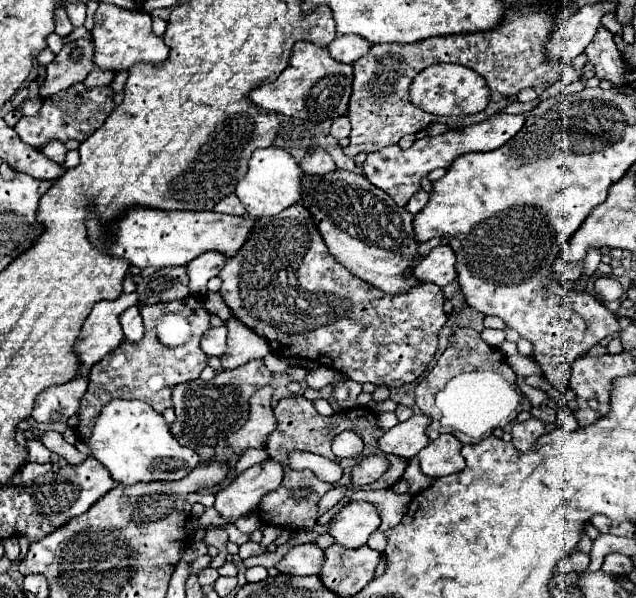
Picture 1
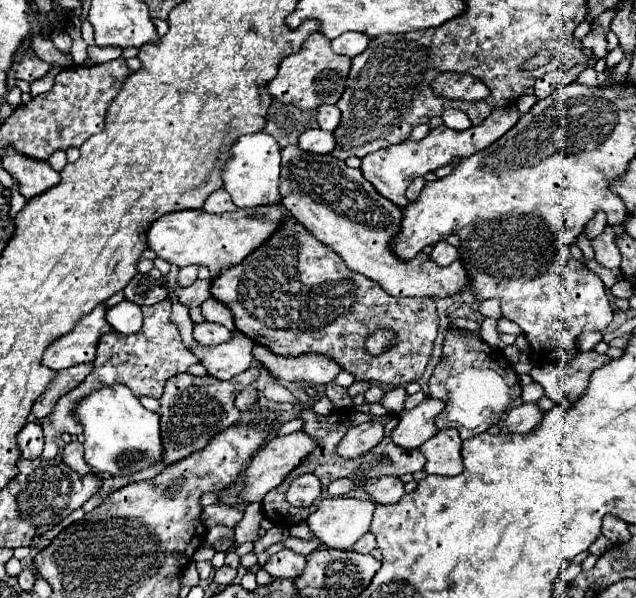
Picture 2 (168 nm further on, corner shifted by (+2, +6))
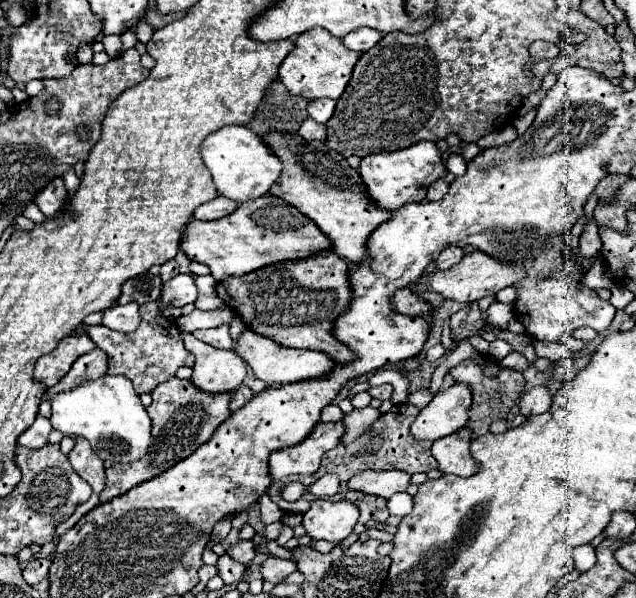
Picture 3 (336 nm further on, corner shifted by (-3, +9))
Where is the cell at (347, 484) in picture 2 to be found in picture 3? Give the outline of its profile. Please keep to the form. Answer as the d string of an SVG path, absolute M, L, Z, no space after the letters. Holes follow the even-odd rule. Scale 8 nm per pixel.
M390 470L390 472L360 472L356 474L356 478L352 478L348 482L348 488L352 490L360 490L360 492L368 492L380 498L390 500L394 494L398 492L406 492L410 484L410 476L398 470Z

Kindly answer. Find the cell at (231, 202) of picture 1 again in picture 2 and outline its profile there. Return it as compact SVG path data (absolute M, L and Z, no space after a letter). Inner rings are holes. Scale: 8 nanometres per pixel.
M219 189L219 191L215 191L215 193L211 193L211 195L207 197L203 209L205 209L207 213L225 213L225 211L235 211L237 207L235 207L235 203L231 201L229 193L223 191L223 189Z

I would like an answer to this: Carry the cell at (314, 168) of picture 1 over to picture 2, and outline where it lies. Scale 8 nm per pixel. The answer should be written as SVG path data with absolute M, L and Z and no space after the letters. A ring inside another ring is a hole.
M307 129L299 137L299 147L307 153L331 155L335 149L335 133L323 129Z

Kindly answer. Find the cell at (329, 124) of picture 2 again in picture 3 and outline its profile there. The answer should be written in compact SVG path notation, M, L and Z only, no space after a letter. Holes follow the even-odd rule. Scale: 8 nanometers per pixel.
M318 98L314 102L308 104L308 116L314 118L316 122L322 122L326 124L330 114L334 112L334 106L336 106L336 100L328 100L328 98Z

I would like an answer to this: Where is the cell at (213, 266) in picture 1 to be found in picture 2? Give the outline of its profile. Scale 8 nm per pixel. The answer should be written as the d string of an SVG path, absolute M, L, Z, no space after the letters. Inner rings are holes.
M187 265L187 267L179 269L177 283L179 283L181 287L187 287L187 285L191 285L191 283L197 279L197 273L199 273L199 265Z

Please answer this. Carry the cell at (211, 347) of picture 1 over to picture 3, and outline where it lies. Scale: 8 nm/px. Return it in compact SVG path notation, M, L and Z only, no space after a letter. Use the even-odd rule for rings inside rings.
M226 324L218 326L218 328L210 328L210 330L198 330L198 332L194 332L194 336L216 348L224 348L224 350L234 348L234 340L230 338Z

